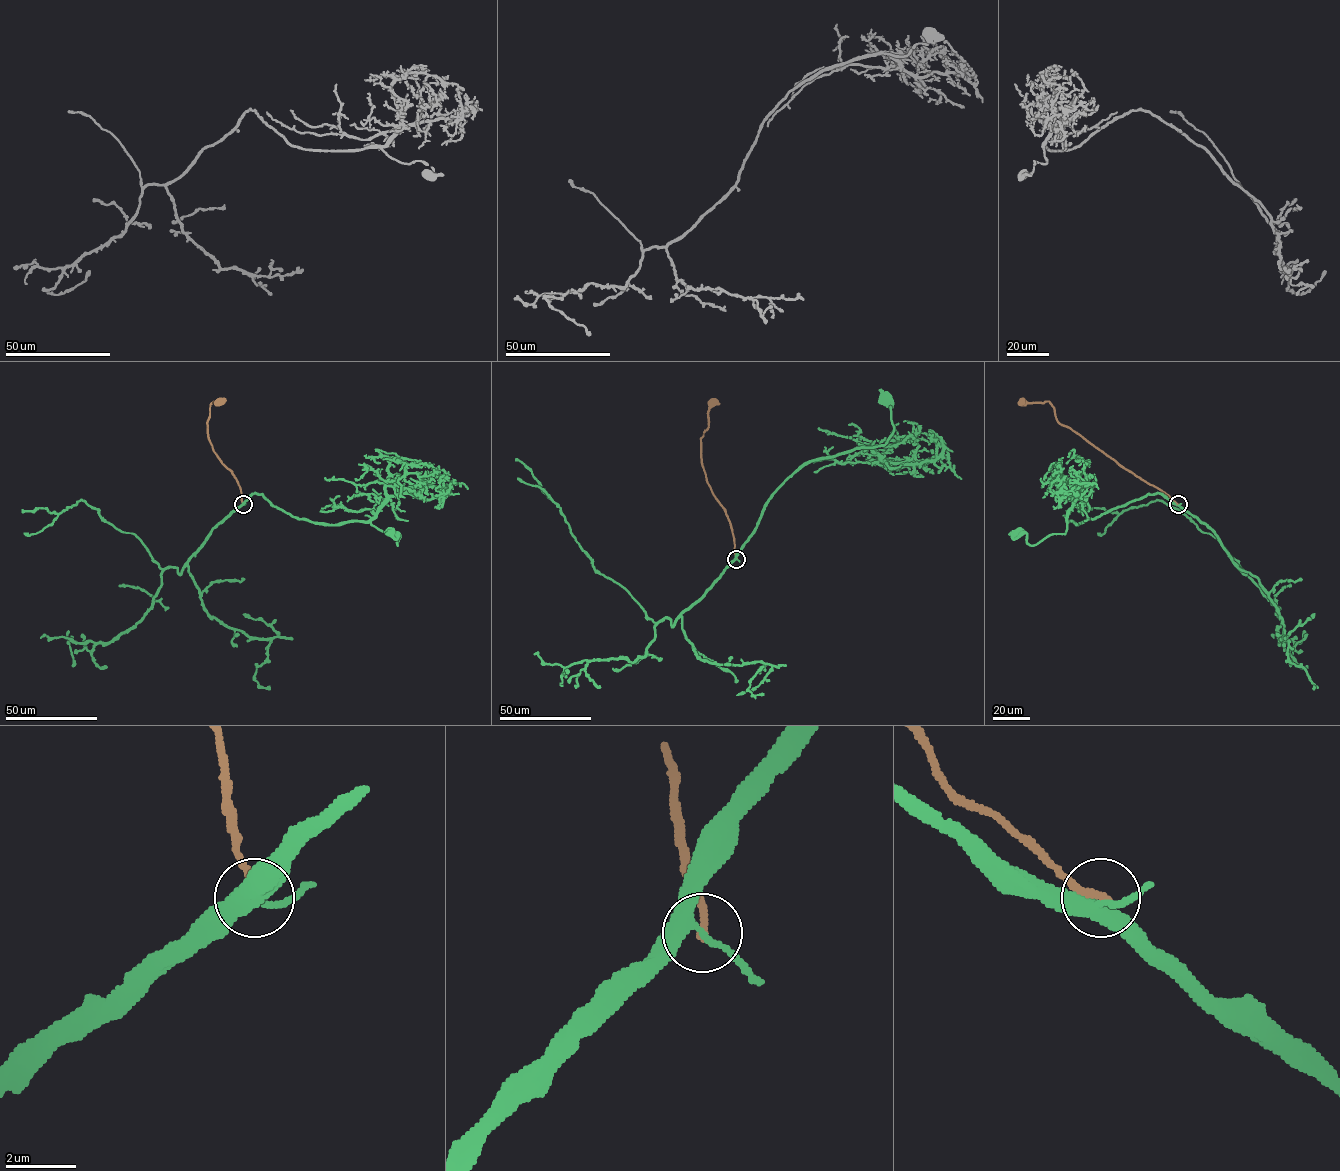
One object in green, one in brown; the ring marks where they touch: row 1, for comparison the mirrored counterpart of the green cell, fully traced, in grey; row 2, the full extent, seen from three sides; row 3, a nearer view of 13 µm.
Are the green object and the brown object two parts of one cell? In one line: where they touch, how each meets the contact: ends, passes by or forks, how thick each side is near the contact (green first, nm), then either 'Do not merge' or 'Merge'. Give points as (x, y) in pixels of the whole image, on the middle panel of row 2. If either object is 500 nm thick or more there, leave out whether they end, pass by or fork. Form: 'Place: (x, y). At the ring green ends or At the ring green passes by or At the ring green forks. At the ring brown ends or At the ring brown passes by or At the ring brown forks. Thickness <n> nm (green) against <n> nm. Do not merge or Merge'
Place: (736, 559). At the ring green forks. At the ring brown ends. Thickness 280 nm (green) against 200 nm. Do not merge

